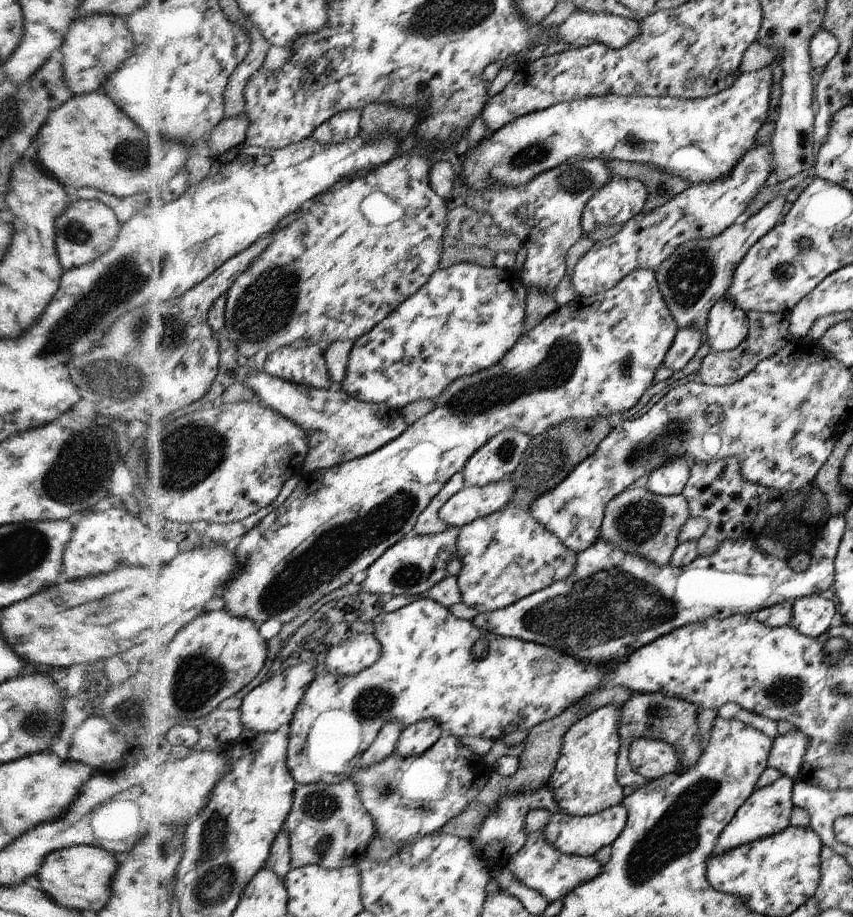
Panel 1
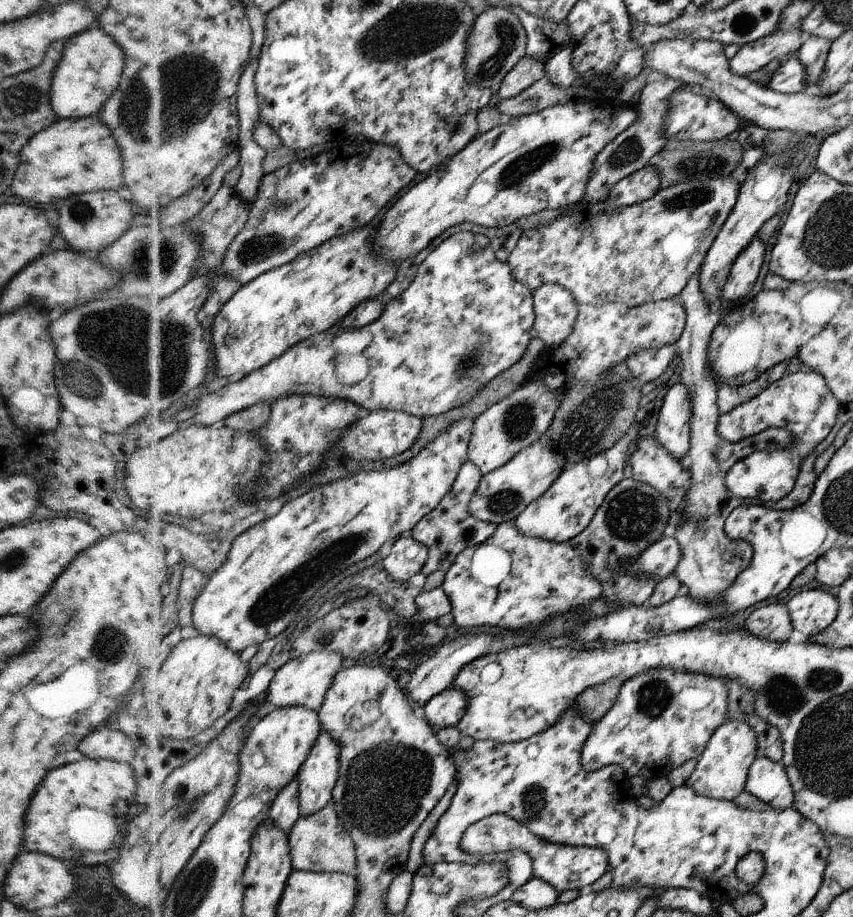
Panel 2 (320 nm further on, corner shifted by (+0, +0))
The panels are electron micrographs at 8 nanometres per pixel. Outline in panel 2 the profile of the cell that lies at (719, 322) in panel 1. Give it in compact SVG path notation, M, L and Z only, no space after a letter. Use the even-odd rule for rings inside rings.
M758 234L754 237L732 263L726 284L722 289L722 299L726 308L729 300L738 304L738 300L748 299L752 292L752 284L760 274L760 266L764 262L766 244L760 240Z

